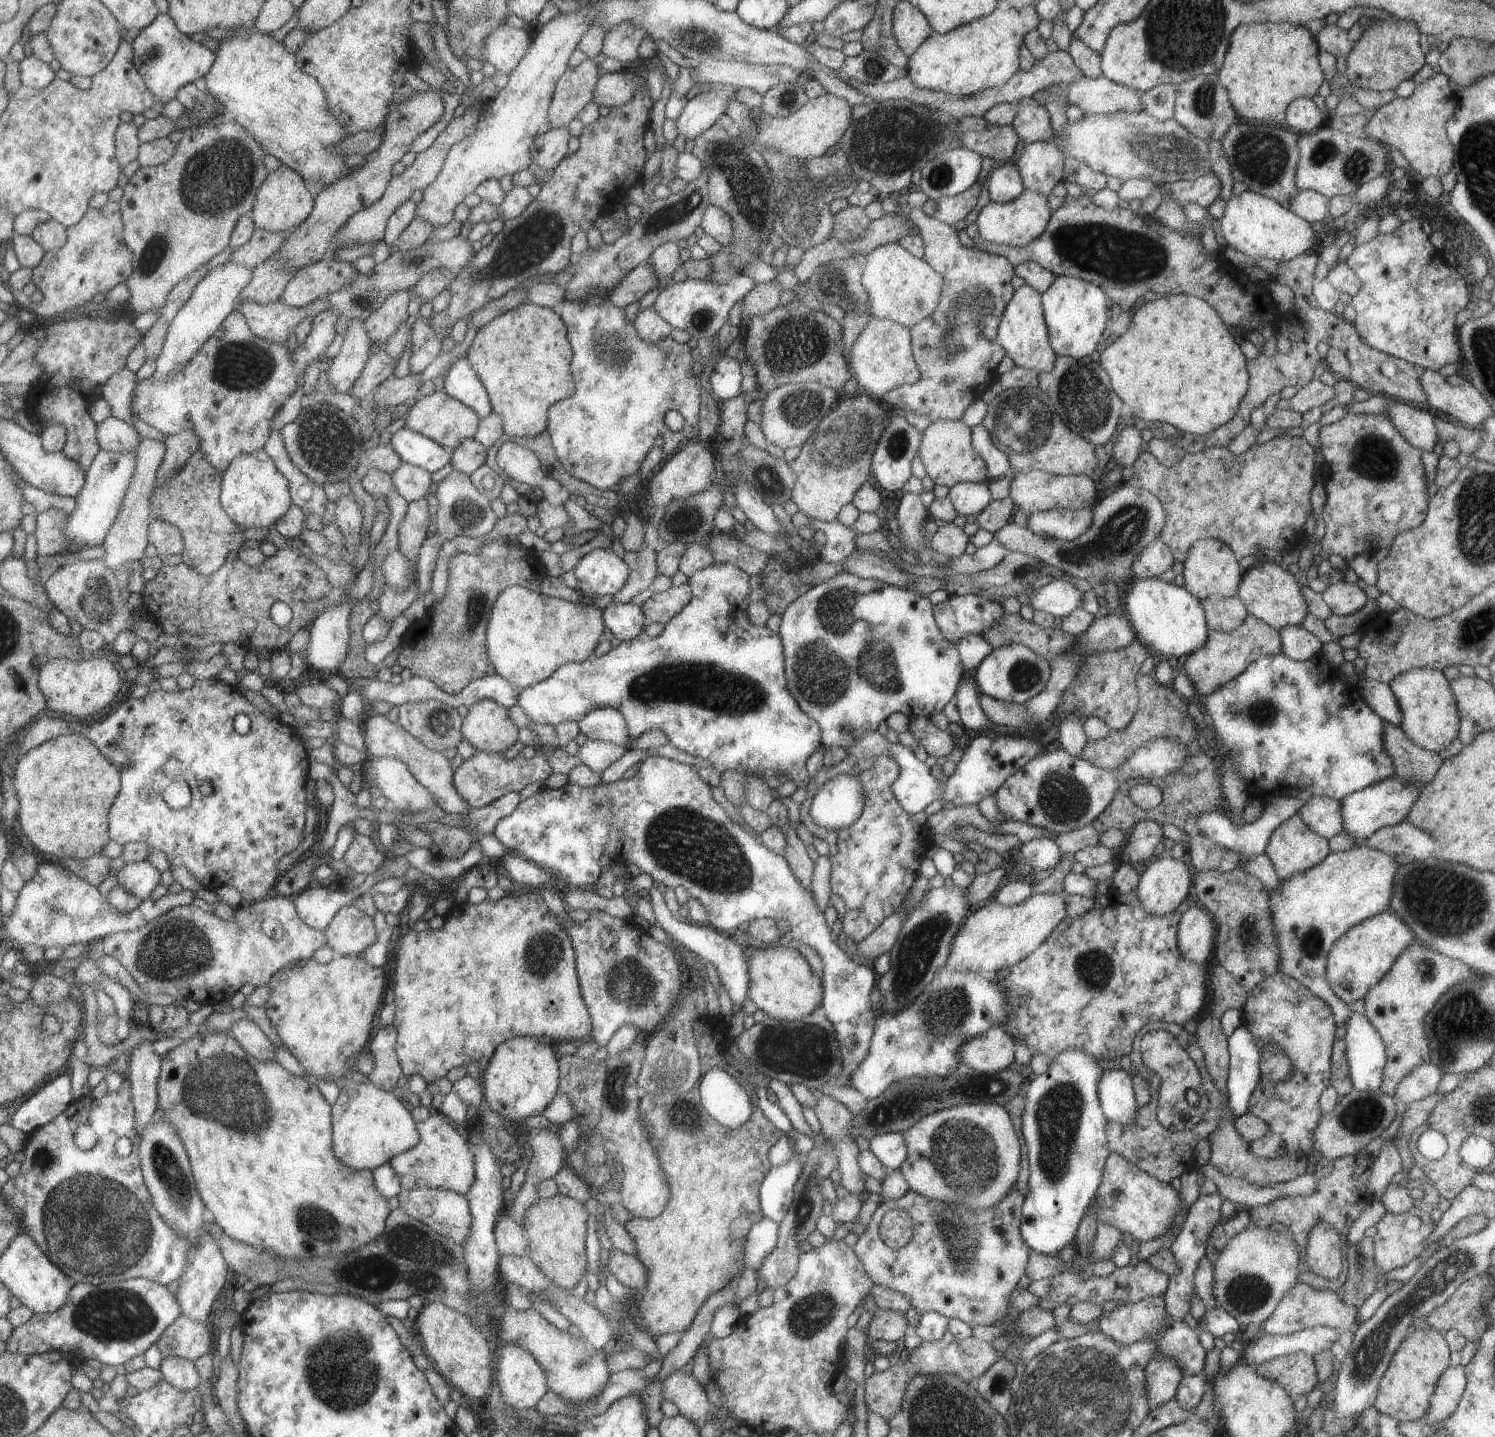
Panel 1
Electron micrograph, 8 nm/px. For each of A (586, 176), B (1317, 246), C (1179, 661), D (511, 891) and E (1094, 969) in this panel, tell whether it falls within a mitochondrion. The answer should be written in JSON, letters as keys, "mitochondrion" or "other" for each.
{"A":"other","B":"other","C":"other","D":"other","E":"mitochondrion"}

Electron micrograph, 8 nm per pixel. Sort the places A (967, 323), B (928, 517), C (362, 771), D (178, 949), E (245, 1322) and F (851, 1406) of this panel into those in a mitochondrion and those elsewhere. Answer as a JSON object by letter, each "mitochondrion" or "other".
{"A":"mitochondrion","B":"other","C":"other","D":"mitochondrion","E":"other","F":"other"}

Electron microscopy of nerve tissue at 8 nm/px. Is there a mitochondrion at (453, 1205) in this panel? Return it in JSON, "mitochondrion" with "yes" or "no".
{"mitochondrion":"no"}

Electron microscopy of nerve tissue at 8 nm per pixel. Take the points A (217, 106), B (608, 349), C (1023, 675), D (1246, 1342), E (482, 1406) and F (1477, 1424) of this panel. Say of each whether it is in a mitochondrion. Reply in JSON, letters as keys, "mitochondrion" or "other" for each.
{"A":"other","B":"mitochondrion","C":"mitochondrion","D":"other","E":"other","F":"other"}

